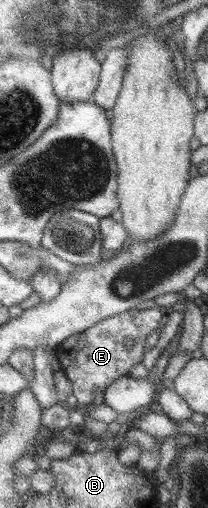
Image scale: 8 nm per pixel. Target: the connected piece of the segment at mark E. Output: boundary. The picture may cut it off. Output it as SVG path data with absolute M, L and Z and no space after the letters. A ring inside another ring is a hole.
M157 306L143 310L132 308L102 319L54 347L55 359L72 385L72 397L76 399L77 405L88 404L96 393L102 393L112 381L126 376L136 363L141 363L145 351L144 339L154 329L162 327L165 312ZM126 337L133 341L130 349L124 348Z

